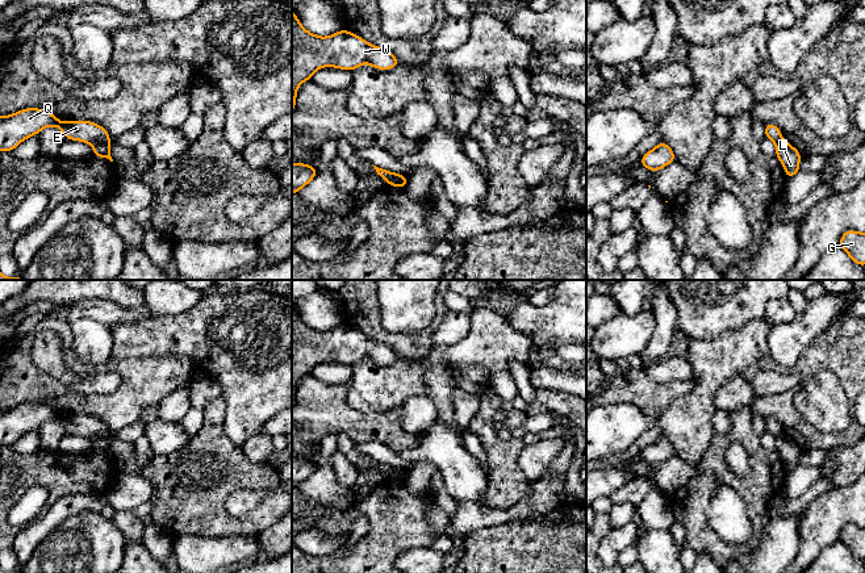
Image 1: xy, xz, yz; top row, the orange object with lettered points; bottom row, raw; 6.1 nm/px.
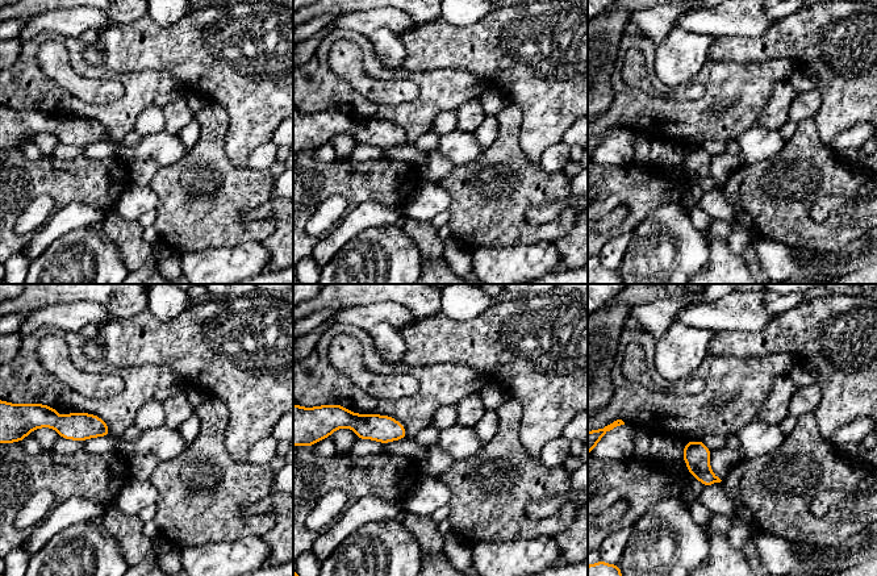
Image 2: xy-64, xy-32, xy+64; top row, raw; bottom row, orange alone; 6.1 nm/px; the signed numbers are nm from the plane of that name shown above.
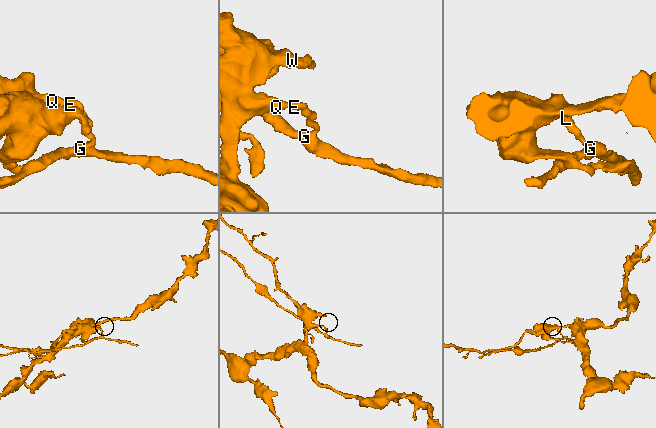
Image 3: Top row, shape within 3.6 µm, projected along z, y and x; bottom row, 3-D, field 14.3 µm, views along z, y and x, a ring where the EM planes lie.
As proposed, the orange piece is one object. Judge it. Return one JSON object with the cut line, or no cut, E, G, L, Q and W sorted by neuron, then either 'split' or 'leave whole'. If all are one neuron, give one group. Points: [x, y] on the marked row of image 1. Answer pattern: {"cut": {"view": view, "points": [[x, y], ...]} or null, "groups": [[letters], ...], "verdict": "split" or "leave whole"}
{"cut": {"view": "xy", "points": [[109, 141], [93, 146]]}, "groups": [["E", "Q", "W"], ["G", "L"]], "verdict": "split"}

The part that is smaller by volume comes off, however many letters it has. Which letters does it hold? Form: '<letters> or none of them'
G, L

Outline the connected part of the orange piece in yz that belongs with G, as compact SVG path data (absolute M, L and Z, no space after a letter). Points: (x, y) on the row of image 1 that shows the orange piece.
M848 230L843 233L839 246L856 264L865 267L865 233Z

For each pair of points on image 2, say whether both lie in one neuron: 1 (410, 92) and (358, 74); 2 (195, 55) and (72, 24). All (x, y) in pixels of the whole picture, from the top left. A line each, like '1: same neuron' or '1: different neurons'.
1: same neuron
2: different neurons

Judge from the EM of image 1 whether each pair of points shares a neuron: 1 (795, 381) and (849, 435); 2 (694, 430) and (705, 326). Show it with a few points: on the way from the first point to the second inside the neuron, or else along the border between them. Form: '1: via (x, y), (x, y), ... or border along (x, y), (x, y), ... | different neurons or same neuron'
1: border along (793, 388), (763, 396) | different neurons
2: border along (732, 329), (710, 339), (686, 338) | different neurons

